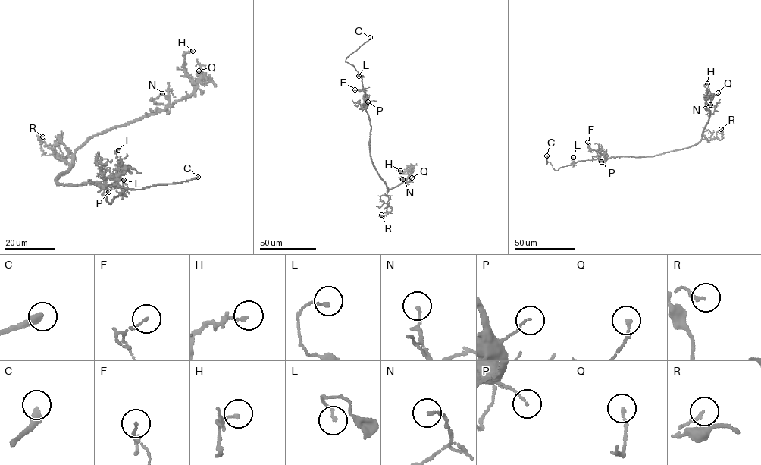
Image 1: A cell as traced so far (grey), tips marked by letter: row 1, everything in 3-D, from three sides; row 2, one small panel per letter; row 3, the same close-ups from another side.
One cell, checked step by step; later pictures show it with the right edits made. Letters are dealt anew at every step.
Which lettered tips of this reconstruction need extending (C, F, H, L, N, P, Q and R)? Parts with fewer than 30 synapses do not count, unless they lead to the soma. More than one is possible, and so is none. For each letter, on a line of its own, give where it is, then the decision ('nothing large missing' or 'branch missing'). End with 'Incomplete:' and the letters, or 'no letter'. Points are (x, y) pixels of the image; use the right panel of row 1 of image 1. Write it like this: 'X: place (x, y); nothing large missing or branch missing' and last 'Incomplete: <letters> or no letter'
C: place (546, 155); branch missing
F: place (587, 142); nothing large missing
H: place (707, 83); nothing large missing
L: place (573, 157); nothing large missing
N: place (710, 105); nothing large missing
P: place (601, 161); nothing large missing
Q: place (718, 92); nothing large missing
R: place (721, 129); nothing large missing
Incomplete: C

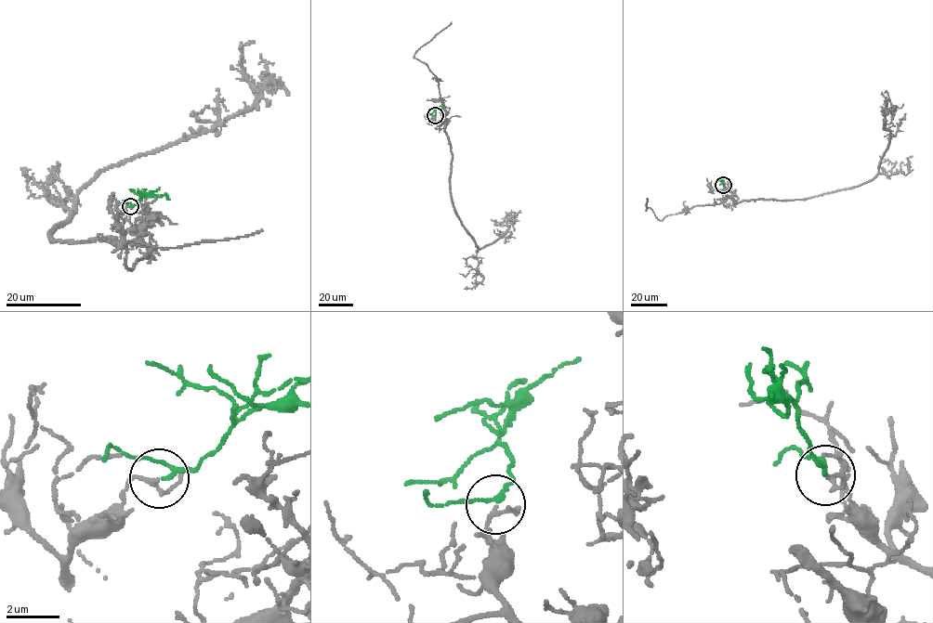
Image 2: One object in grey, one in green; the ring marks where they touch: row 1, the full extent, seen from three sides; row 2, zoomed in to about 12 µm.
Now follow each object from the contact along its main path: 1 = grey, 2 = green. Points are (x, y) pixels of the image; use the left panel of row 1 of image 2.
1: (130, 206), (117, 217), (119, 244), (48, 236), (98, 173), (251, 107), (278, 84), (263, 71)
2: (131, 206), (145, 195), (166, 194), (169, 200)

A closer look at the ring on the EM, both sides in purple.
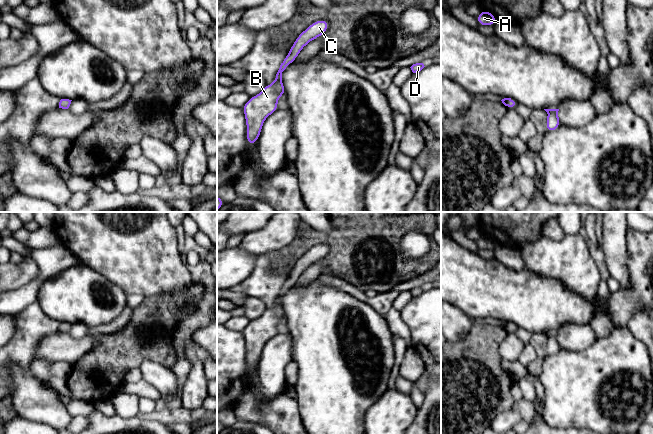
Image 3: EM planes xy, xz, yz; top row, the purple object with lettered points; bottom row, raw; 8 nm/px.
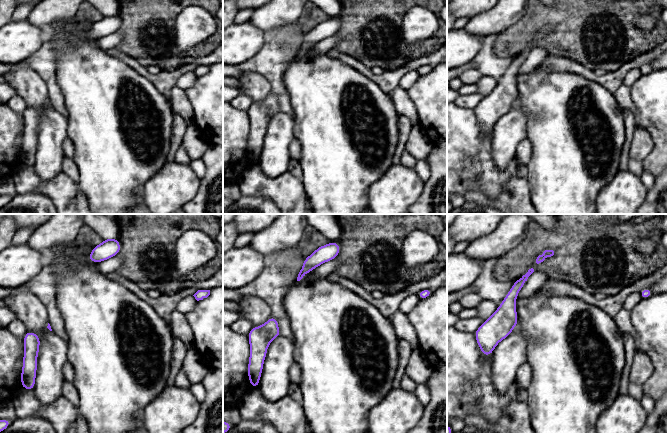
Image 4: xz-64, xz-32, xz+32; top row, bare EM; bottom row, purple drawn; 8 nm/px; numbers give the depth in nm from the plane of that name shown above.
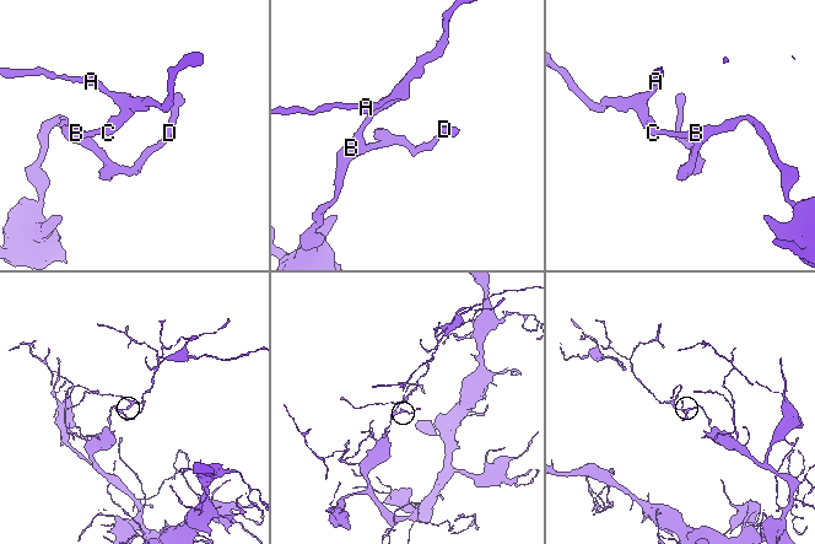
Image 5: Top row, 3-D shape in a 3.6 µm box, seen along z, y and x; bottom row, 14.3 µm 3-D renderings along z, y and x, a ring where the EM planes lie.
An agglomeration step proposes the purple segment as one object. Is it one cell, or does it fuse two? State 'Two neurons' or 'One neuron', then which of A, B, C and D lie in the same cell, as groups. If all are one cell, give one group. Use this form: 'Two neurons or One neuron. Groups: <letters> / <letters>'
One neuron. Groups: A B C D

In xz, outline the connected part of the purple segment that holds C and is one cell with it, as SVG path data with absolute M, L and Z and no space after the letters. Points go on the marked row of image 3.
M327 20L313 22L295 40L288 55L282 61L275 76L274 83L266 85L256 96L250 97L242 107L247 125L246 138L249 145L254 145L261 133L265 119L278 110L277 103L280 96L285 95L282 83L282 72L298 57L298 54L310 41L324 35L329 27Z

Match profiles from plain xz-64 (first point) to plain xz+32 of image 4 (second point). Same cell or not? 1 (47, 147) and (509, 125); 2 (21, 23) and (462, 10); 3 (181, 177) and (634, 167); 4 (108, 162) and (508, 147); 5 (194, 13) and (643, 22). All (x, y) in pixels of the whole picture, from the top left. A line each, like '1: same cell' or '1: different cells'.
1: same cell
2: different cells
3: different cells
4: different cells
5: same cell

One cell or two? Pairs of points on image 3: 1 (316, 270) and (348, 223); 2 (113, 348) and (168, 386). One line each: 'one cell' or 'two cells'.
1: two cells
2: two cells

